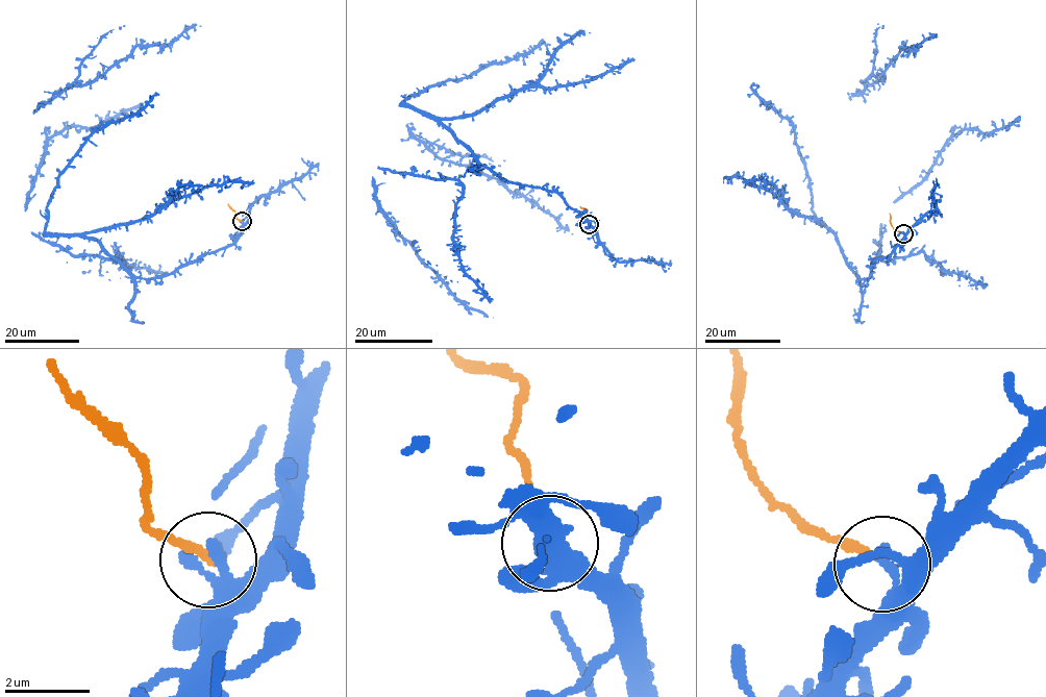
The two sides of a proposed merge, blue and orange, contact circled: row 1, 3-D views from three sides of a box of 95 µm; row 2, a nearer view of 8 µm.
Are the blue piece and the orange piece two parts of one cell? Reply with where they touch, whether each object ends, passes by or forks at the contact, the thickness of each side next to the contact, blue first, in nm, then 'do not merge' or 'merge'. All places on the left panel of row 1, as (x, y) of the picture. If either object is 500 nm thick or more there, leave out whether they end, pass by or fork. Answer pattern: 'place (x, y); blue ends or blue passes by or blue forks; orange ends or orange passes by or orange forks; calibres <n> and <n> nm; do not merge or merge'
place (242, 221); blue passes by; orange ends; calibres 240 and 190 nm; do not merge

